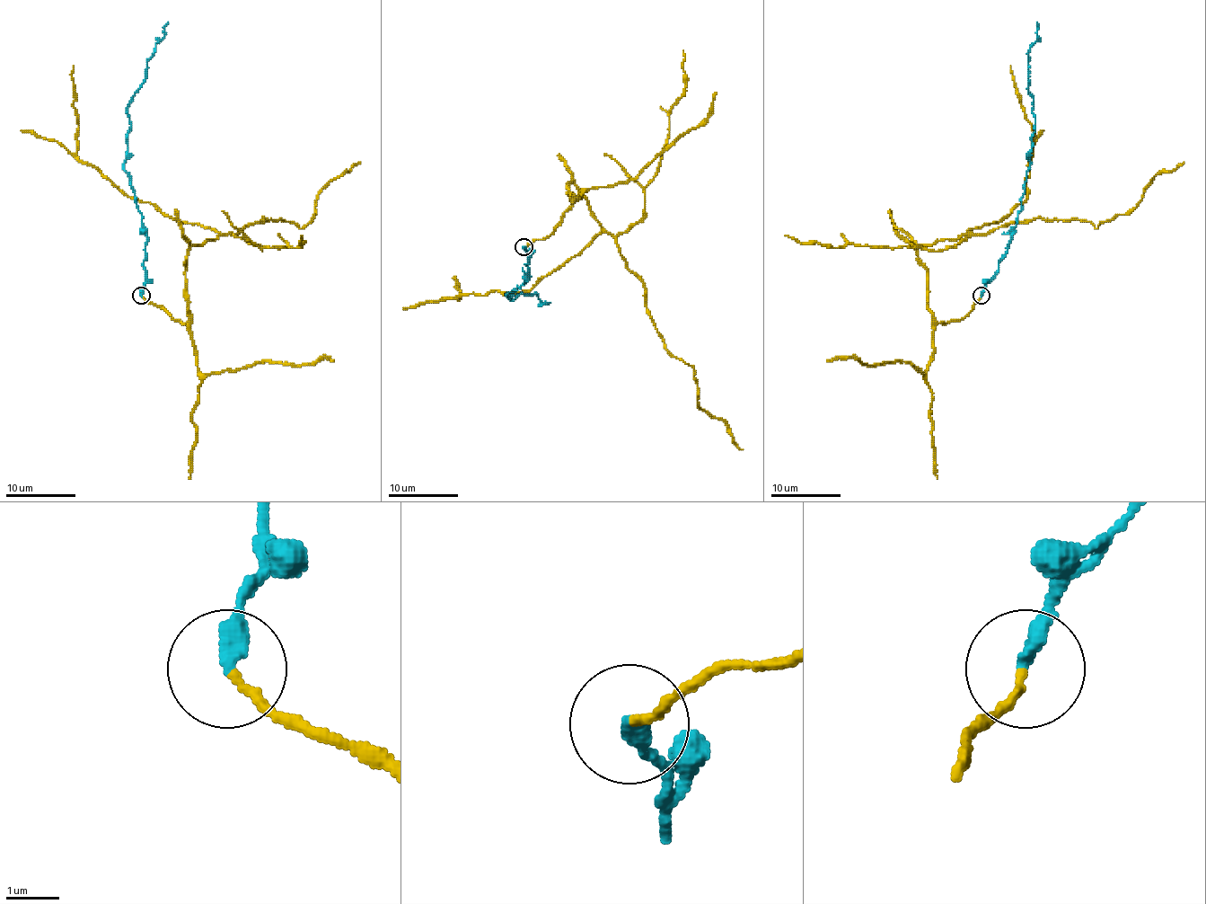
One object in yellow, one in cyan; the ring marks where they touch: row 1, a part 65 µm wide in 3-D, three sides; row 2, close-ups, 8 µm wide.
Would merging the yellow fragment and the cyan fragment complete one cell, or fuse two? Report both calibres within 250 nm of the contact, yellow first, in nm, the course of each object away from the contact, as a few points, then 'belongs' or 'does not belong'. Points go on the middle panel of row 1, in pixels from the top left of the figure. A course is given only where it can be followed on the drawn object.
calibres 150 and 320 nm; course yellow (523, 246), (556, 229), (573, 183), (643, 283), (664, 346), (693, 368), (697, 403), (743, 449); course cyan (523, 246), (529, 276), (521, 287), (506, 296), (514, 301), (510, 299), (529, 294), (550, 302); does not belong

